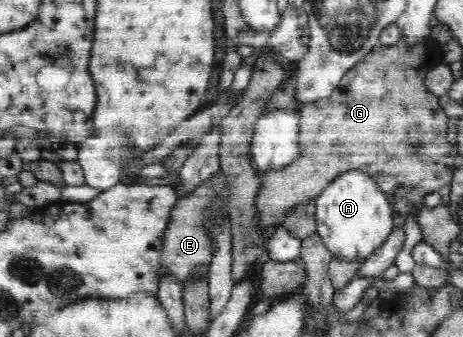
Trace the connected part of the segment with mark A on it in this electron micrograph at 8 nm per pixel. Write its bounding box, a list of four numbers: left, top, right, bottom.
[314,168,394,260]

